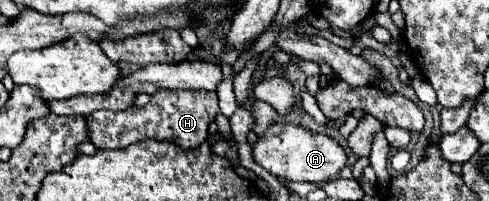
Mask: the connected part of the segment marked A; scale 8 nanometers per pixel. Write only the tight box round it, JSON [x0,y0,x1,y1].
[252,121,346,183]

